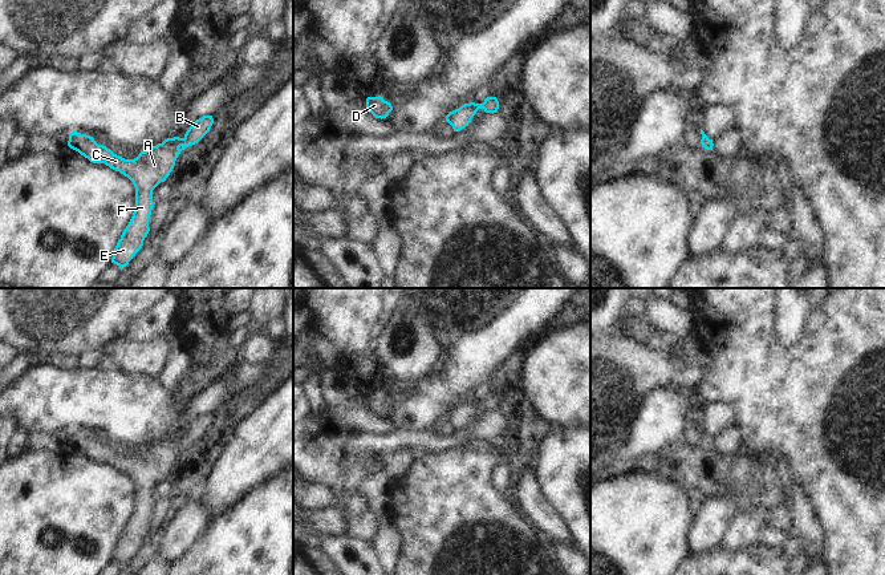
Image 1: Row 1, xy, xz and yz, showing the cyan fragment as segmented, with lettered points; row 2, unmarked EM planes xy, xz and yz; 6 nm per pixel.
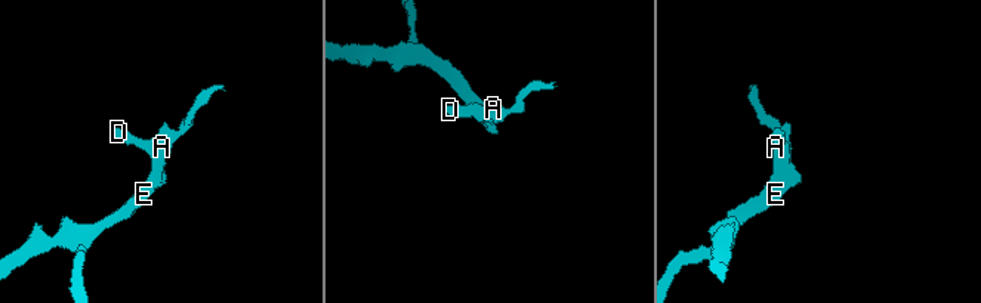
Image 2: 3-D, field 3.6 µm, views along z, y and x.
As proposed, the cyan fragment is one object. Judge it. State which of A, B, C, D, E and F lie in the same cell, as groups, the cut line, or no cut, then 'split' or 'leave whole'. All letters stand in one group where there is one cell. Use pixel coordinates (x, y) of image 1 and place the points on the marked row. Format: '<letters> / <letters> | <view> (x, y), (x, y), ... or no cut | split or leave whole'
A B C D E F | no cut | leave whole

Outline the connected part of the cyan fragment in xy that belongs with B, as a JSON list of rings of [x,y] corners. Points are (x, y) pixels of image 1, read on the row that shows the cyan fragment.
[[[212,116],[196,120],[183,138],[167,138],[162,143],[141,151],[134,159],[125,159],[114,154],[103,145],[98,145],[93,137],[73,131],[69,134],[68,146],[93,163],[105,163],[110,169],[127,177],[135,187],[135,210],[118,240],[111,263],[121,270],[129,264],[142,248],[150,227],[149,220],[155,205],[153,190],[165,182],[175,166],[182,150],[198,143],[211,129]]]

